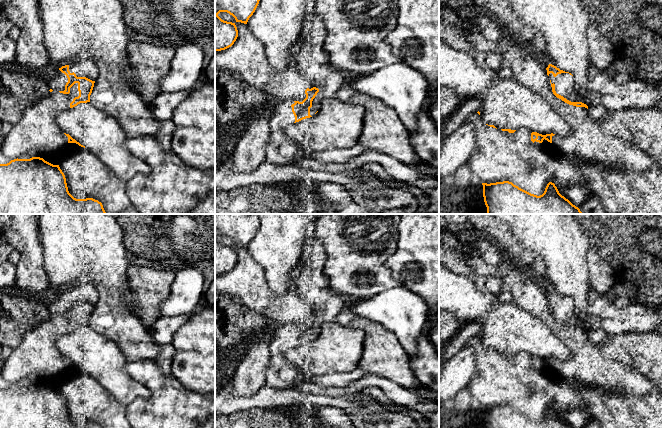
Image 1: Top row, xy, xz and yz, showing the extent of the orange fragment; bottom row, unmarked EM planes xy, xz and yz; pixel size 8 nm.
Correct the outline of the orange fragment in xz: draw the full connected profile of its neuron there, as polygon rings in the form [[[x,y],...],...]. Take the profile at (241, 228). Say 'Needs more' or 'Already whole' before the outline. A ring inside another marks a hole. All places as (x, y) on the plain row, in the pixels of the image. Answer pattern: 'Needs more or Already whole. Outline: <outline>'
Already whole. Outline: [[[215,214],[215,275],[231,271],[238,261],[235,247],[222,244],[218,238],[227,236],[236,246],[247,248],[259,225],[257,214]]]

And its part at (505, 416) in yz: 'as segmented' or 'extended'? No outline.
as segmented

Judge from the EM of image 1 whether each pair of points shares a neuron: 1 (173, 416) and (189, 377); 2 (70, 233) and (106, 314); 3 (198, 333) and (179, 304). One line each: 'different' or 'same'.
1: different
2: same
3: different

